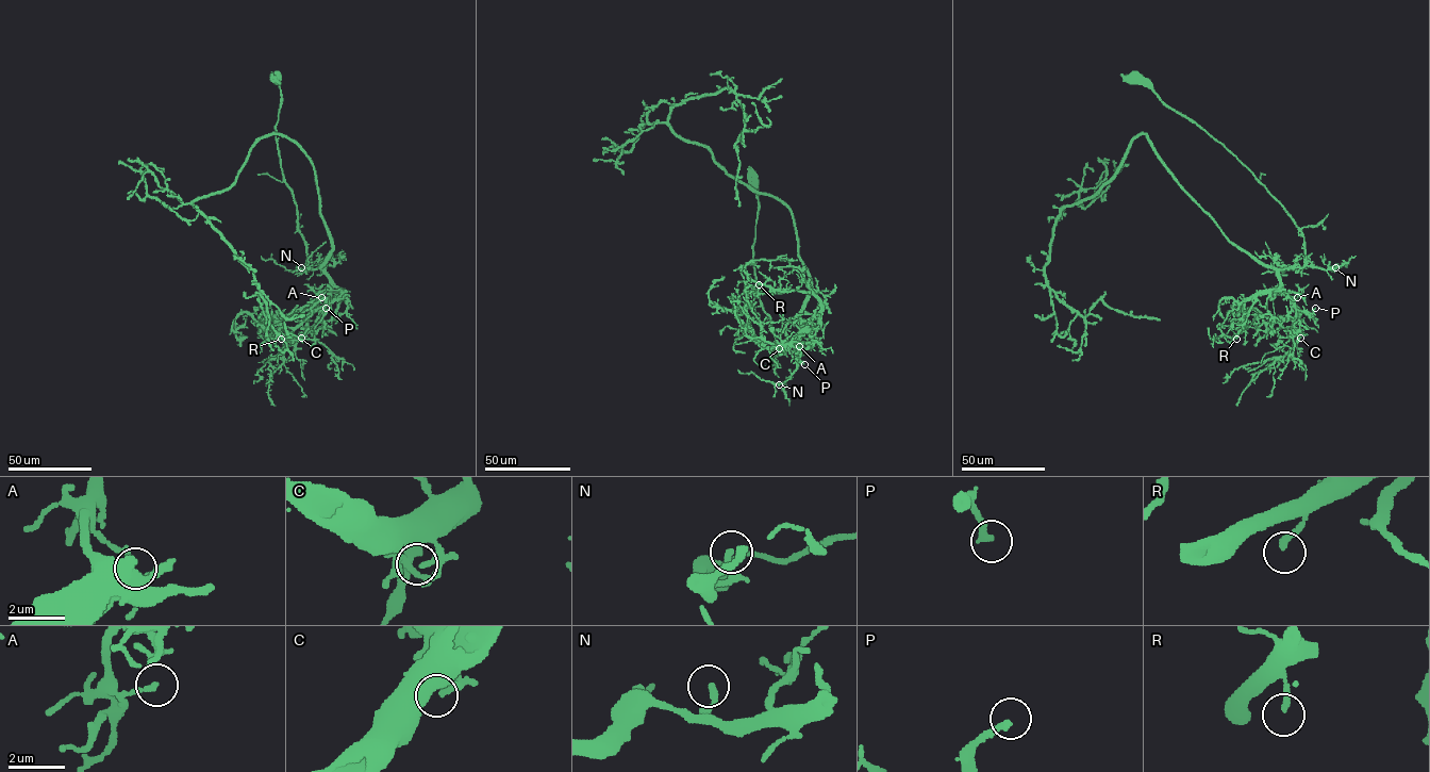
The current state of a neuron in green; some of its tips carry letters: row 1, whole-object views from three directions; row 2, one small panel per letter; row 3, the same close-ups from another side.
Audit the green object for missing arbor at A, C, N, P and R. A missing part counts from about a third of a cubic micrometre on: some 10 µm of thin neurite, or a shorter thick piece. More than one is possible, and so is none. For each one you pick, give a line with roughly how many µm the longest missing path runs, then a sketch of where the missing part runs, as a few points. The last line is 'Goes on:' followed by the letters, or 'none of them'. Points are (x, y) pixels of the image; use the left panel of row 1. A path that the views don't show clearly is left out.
Goes on: none of them

